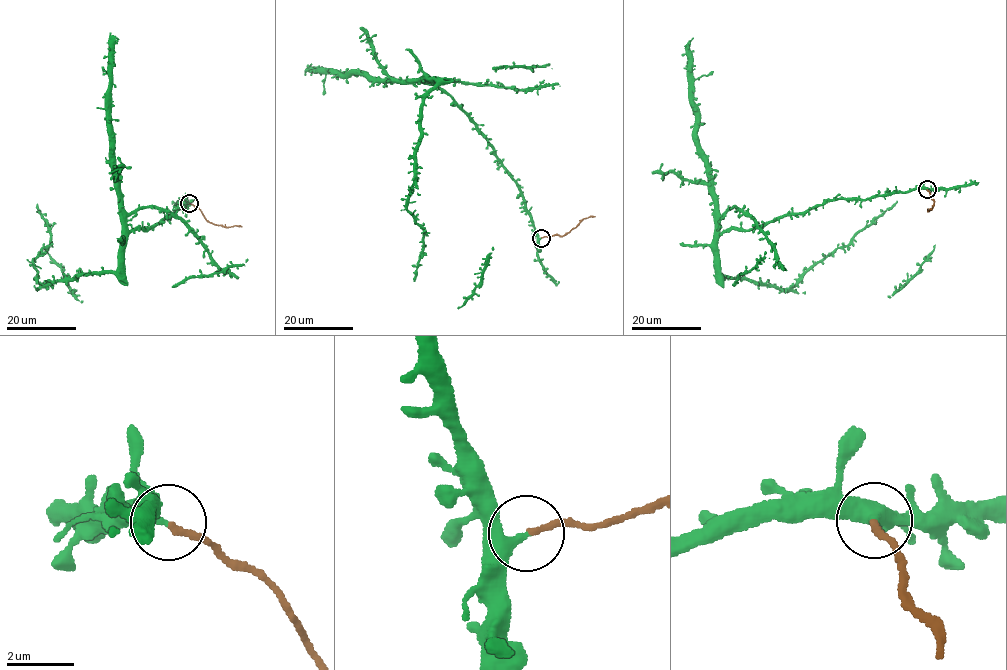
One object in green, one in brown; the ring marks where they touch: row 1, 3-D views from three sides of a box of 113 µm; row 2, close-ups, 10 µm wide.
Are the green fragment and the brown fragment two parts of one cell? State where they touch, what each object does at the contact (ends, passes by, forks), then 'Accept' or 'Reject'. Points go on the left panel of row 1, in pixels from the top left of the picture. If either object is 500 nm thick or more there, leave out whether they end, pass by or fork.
Place: (189, 203). At the ring green ends. At the ring brown ends. Reject

